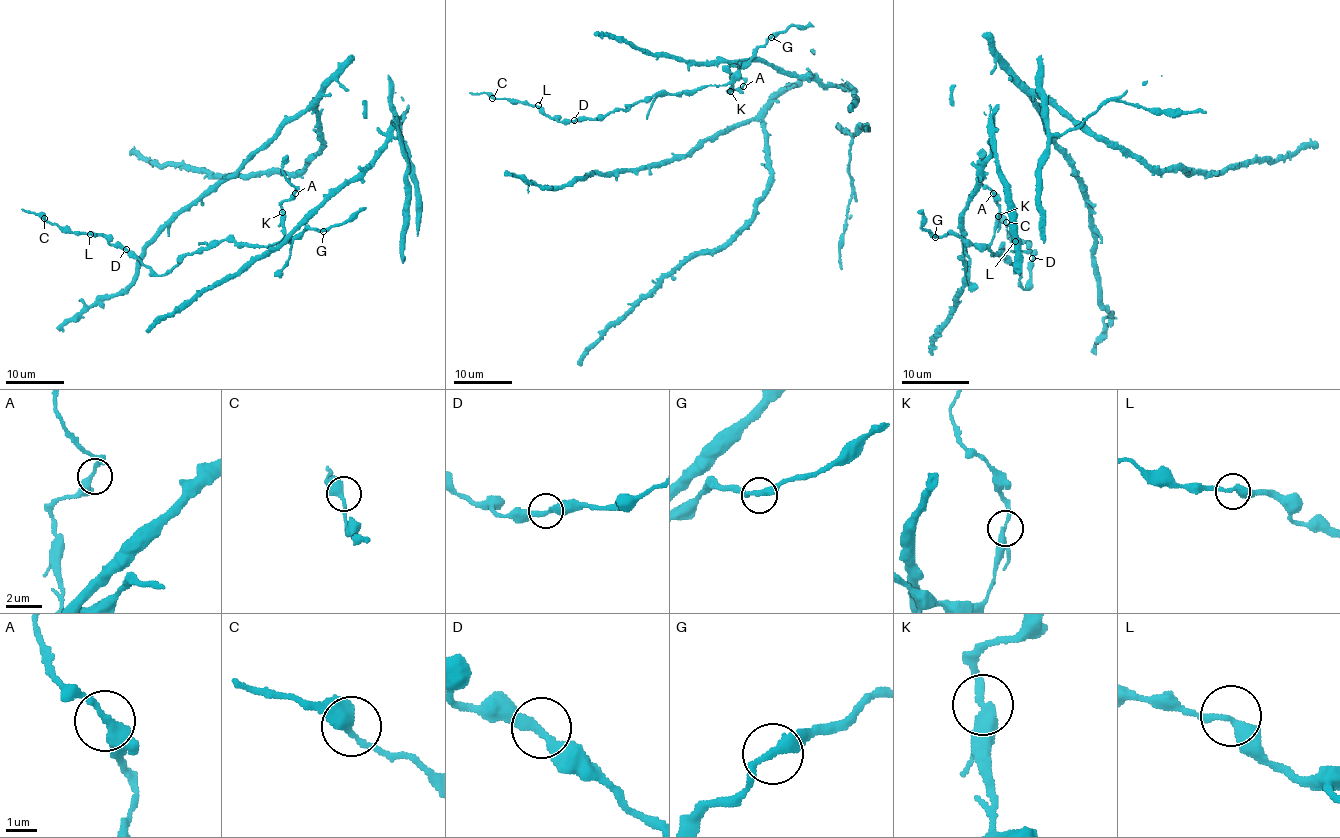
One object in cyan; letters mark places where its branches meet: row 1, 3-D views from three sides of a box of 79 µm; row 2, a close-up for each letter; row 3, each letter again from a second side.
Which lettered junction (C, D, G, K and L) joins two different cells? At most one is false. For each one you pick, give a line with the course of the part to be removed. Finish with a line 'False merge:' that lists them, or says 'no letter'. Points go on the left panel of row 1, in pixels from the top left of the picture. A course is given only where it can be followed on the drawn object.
K: Course of the part to remove: (282, 212), (281, 205), (297, 189), (283, 173), (282, 164), (288, 155)
False merge: K

